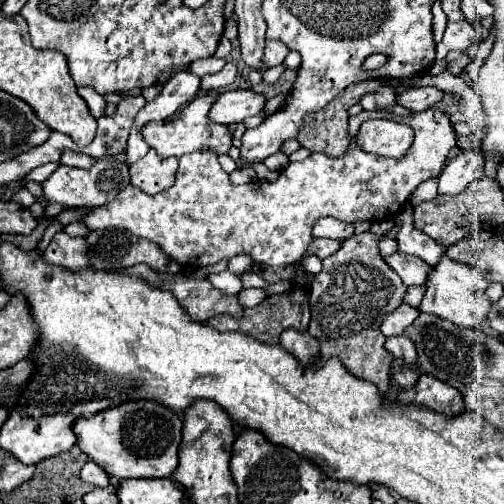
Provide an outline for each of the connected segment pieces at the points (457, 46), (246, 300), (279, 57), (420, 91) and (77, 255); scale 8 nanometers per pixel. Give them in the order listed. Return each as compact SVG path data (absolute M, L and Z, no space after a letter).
M467 20L447 22L443 40L437 44L437 60L443 60L451 50L465 52L475 42L475 38L477 38L477 32Z
M257 288L241 290L239 292L239 302L243 304L243 308L251 308L251 306L257 306L265 296L267 296L265 290L257 290Z
M265 40L265 56L263 56L263 60L265 60L267 68L281 64L281 62L285 60L285 56L287 56L287 54L289 54L289 48L287 48L287 46L283 46L283 42Z
M407 88L397 94L397 104L409 112L423 112L441 102L443 92L437 88Z
M61 230L61 232L57 232L53 236L53 240L47 246L43 258L49 264L63 266L63 268L71 268L71 270L87 268L89 266L89 258L87 258L87 238L69 236L67 232Z

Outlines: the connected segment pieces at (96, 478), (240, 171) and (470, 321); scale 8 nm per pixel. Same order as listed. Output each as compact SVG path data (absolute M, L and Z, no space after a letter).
M87 462L87 464L83 466L83 470L81 470L81 480L83 480L83 482L91 482L91 484L103 488L103 486L107 486L109 476L107 476L107 472L105 472L101 466L97 466L95 462Z
M243 166L243 168L237 168L235 172L231 172L231 180L233 180L233 184L245 184L245 182L257 180L257 176L255 176L253 168Z
M443 256L431 270L431 276L427 278L425 288L427 288L427 292L419 304L421 312L439 316L443 320L449 320L453 324L467 326L467 328L479 328L487 320L487 312L491 308L491 302L485 296L487 280L479 274L479 270L475 266L461 264L461 262L455 262L447 256Z

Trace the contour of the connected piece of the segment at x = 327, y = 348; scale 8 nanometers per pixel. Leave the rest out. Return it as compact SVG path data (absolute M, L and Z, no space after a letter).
M394 225L383 235L363 232L349 236L347 240L343 240L341 248L335 254L323 260L323 270L313 276L309 290L309 332L321 342L319 358L341 358L349 372L353 372L357 378L375 382L383 394L387 394L389 390L389 368L393 356L383 348L385 336L381 334L379 326L387 318L387 314L403 302L405 288L401 278L381 258L377 244L385 236L395 238L398 231L399 226Z

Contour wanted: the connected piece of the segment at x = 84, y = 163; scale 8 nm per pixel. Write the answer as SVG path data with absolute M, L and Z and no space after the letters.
M63 150L61 158L59 158L61 164L65 166L73 166L73 168L89 168L95 160L87 154L79 154L79 152L71 152L71 150Z

